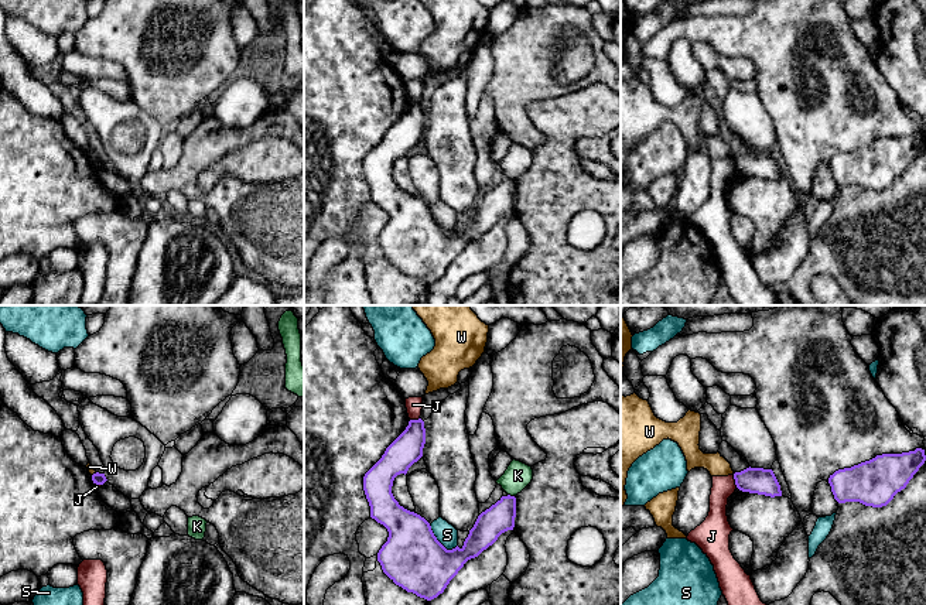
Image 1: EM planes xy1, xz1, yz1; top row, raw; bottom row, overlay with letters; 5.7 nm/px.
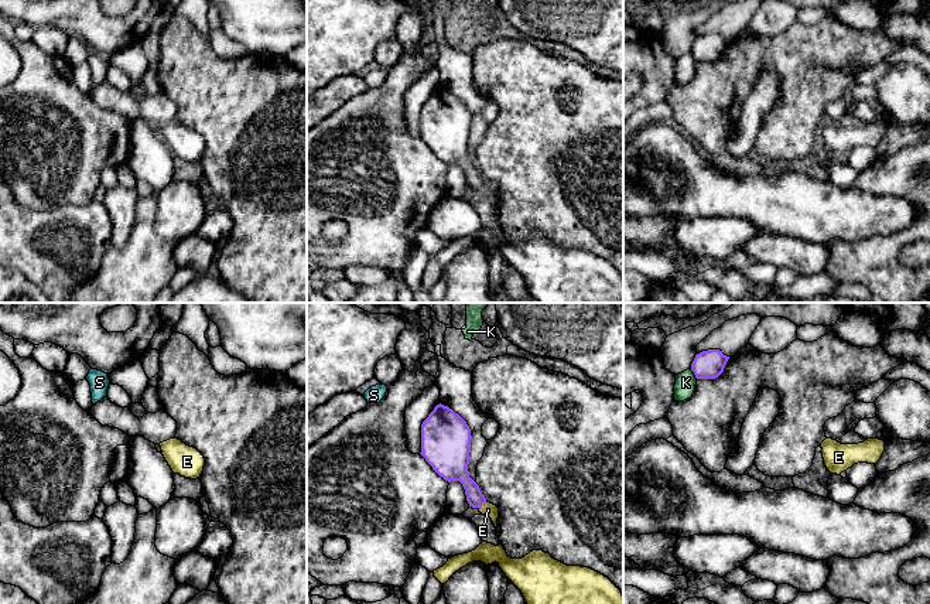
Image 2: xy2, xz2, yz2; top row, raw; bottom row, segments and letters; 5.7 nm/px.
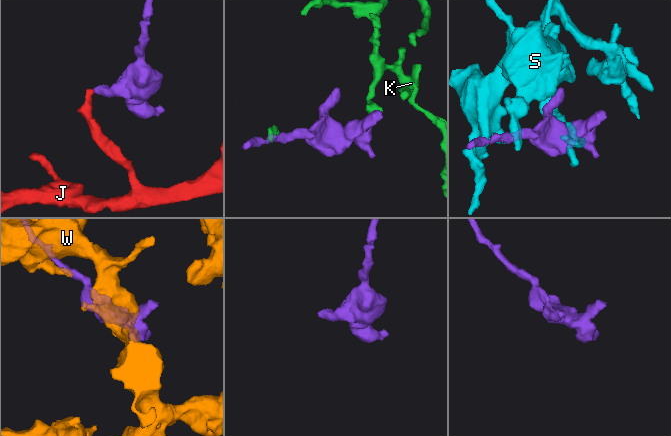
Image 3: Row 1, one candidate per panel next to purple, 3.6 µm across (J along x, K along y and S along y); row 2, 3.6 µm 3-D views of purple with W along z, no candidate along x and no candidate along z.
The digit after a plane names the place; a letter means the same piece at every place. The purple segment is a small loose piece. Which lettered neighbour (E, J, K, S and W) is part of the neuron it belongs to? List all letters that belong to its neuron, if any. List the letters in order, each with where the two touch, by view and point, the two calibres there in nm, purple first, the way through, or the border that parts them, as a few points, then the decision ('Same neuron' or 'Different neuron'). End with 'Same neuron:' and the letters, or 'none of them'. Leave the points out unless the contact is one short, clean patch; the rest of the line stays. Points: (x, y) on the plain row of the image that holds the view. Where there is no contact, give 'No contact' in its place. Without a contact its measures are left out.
E: Touches purple at xz2 (481, 188). Thickness 130 nm (purple) against 80 nm. Path across: xz2 (457, 152), (481, 188), (488, 193). Same neuron
J: Touches purple at yz1 (735, 164). Thickness 150 nm (purple) against 130 nm. Boundary: yz1 (733, 159), (737, 170). Different neuron
K: Touches purple at yz2 (694, 57). Thickness 160 nm (purple) against 120 nm. Different neuron
S: Touches purple at xz1 (438, 225). Thickness 340 nm (purple) against 120 nm. Different neuron
W: Touches purple at xy1 (94, 157). Thickness 70 nm (purple) against 40 nm. Boundary: xy1 (96, 156), (92, 159). Different neuron
Same neuron: E

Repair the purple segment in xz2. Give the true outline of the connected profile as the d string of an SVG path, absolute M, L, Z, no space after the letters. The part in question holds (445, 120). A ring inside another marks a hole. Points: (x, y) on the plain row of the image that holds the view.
M440 86L434 91L434 93L421 108L420 137L445 164L459 164L462 167L469 190L478 191L482 198L489 199L492 202L498 219L499 191L486 184L479 168L469 160L468 147L471 136L471 123L471 112L466 105L452 92Z

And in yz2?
M719 33L702 34L695 38L691 54L697 62L715 62L724 55L728 42Z

